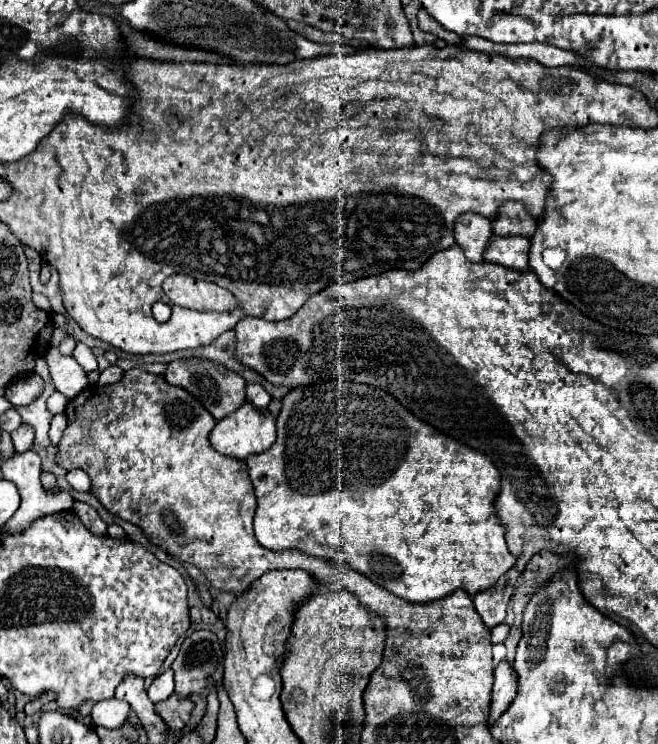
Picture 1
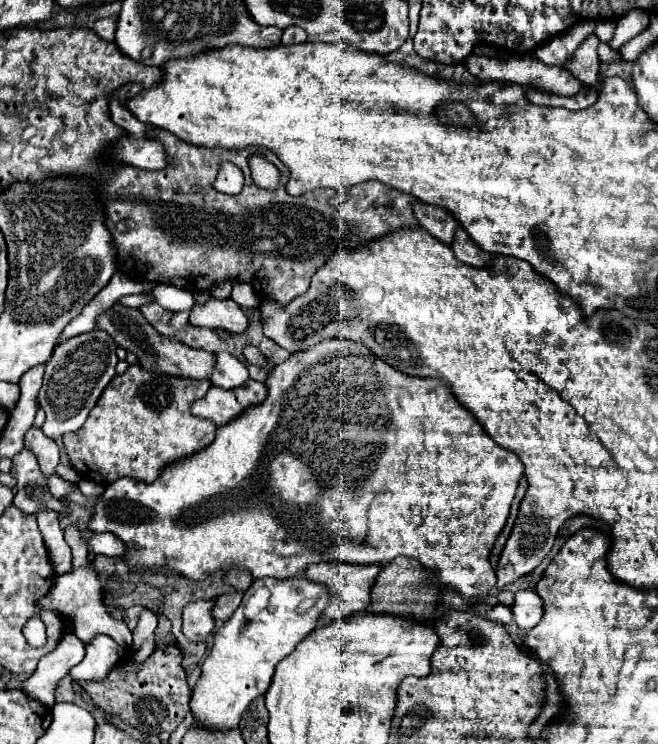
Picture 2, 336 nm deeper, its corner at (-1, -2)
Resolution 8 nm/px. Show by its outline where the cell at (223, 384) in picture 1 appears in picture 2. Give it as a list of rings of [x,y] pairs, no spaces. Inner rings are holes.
[[[115,303],[109,311],[105,311],[105,315],[101,315],[101,319],[97,321],[97,327],[107,331],[117,341],[119,347],[123,347],[125,351],[131,351],[133,355],[137,355],[141,367],[147,369],[147,371],[211,383],[211,373],[215,369],[215,355],[209,353],[209,351],[191,349],[191,347],[187,347],[183,343],[177,343],[177,341],[163,339],[153,329],[153,325],[143,317],[143,313],[139,309],[129,309],[129,307],[123,307],[123,305]]]

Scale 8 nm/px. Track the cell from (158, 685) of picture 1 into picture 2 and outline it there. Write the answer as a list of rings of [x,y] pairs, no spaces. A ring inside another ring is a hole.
[[[213,599],[211,601],[195,601],[189,603],[183,609],[183,635],[193,641],[205,641],[207,635],[213,629],[213,617],[209,615],[209,607],[213,607]]]

